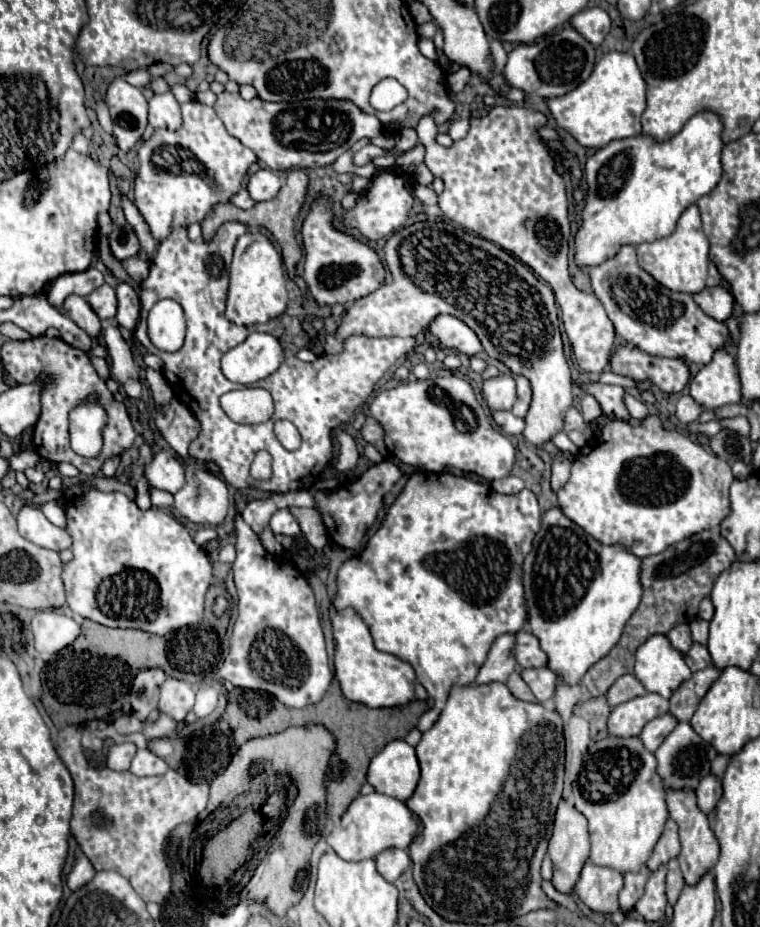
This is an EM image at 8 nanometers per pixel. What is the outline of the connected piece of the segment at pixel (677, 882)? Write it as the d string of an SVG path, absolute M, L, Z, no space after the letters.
M677 858L669 860L667 868L669 868L669 872L667 872L667 900L669 900L669 904L675 904L683 886L685 886L685 880L683 880L683 874L679 870Z

